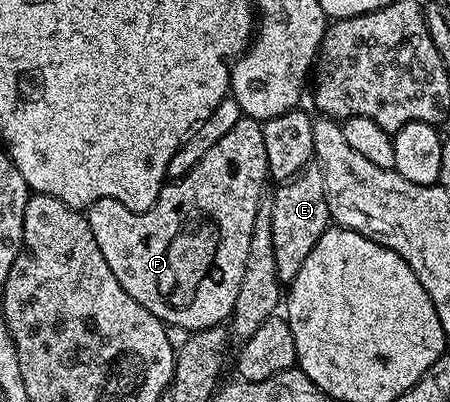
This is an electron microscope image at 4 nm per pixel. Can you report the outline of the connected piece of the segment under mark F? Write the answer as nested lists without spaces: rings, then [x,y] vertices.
[[[243,117],[239,121],[235,121],[234,127],[222,139],[215,141],[215,145],[211,145],[211,149],[207,149],[207,153],[203,153],[201,160],[186,175],[182,175],[180,179],[166,182],[165,186],[161,188],[155,205],[149,211],[137,215],[134,211],[128,211],[119,201],[100,199],[88,207],[87,218],[91,225],[91,233],[95,233],[99,253],[103,253],[103,257],[107,257],[107,265],[111,265],[111,273],[115,273],[119,285],[123,285],[123,289],[127,289],[127,293],[131,293],[131,297],[135,297],[135,301],[139,301],[139,305],[143,305],[143,309],[150,311],[155,318],[160,319],[170,328],[182,327],[182,332],[185,333],[206,331],[209,327],[224,324],[230,318],[235,299],[239,294],[239,287],[243,282],[243,269],[247,262],[248,246],[251,242],[252,229],[255,226],[256,211],[263,202],[261,190],[264,189],[268,179],[269,166],[267,165],[267,148],[263,146],[263,126],[256,119]]]

